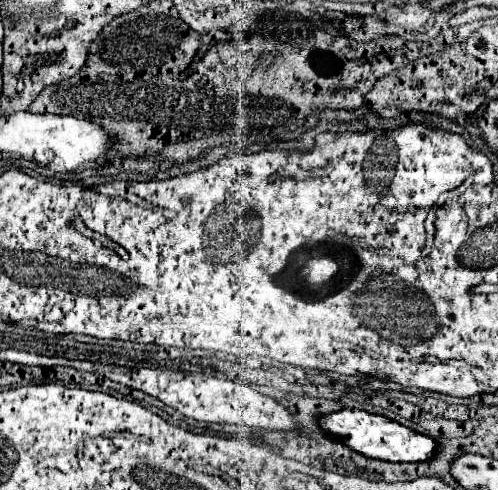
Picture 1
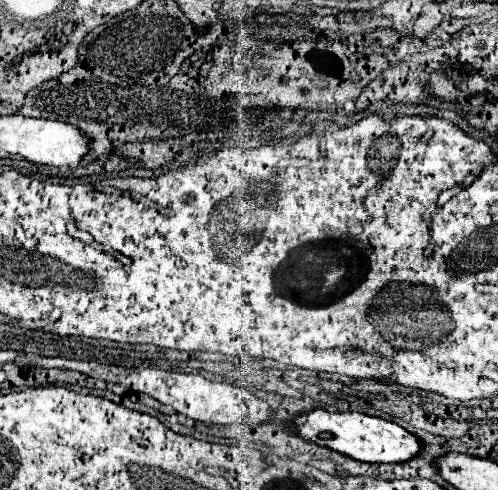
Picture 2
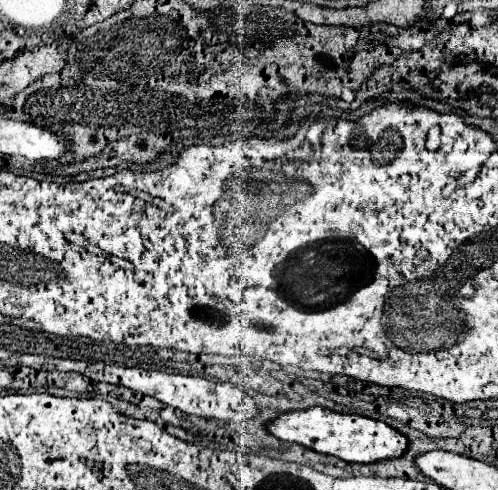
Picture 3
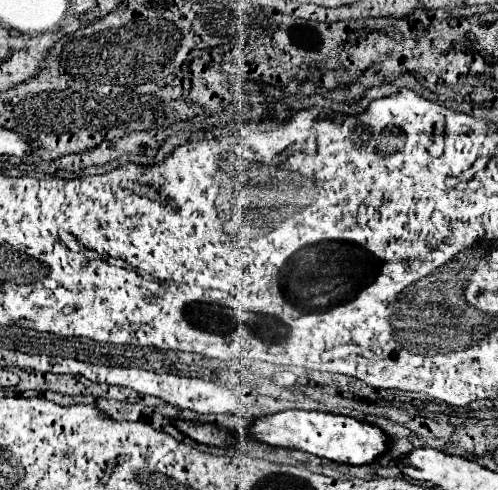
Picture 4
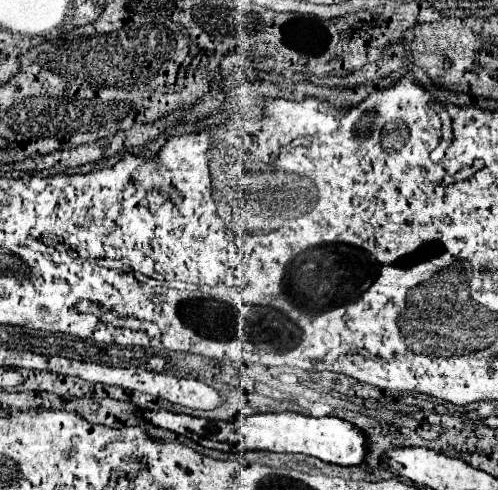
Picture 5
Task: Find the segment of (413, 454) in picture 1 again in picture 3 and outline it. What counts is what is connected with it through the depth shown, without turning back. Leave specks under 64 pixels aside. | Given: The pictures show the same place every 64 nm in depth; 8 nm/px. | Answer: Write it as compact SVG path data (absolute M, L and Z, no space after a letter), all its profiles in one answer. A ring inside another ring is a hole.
M308 408L308 410L296 410L278 416L268 424L268 432L284 442L296 442L310 450L338 456L346 462L358 462L358 464L370 464L378 460L388 458L400 458L408 452L408 438L388 426L386 422L372 420L358 414L340 414L332 412L328 408Z

